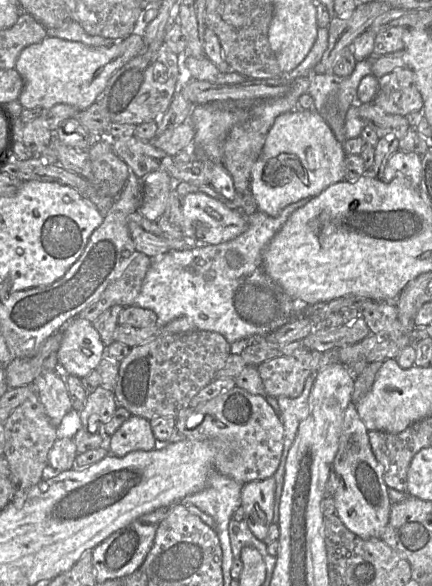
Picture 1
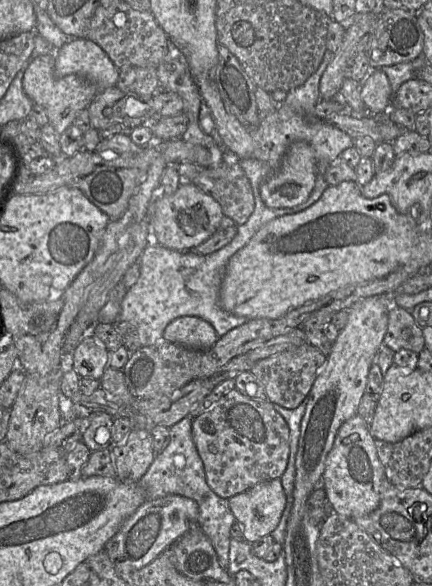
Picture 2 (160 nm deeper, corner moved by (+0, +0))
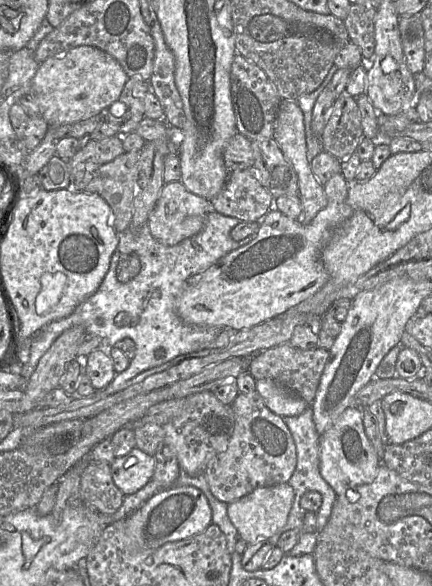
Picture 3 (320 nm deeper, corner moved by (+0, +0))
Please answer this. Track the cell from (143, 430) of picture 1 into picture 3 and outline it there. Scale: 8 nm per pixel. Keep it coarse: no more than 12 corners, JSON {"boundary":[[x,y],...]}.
{"boundary":[[137,447],[115,457],[111,476],[124,496],[153,477],[155,457]]}

